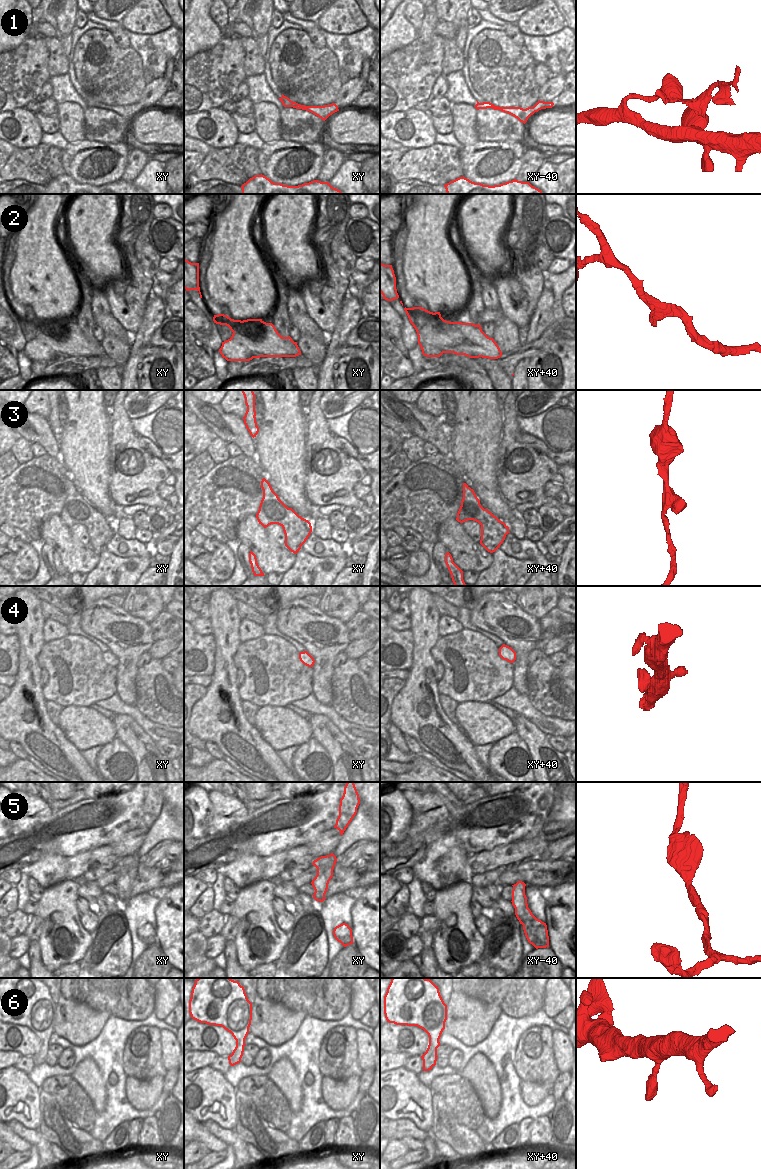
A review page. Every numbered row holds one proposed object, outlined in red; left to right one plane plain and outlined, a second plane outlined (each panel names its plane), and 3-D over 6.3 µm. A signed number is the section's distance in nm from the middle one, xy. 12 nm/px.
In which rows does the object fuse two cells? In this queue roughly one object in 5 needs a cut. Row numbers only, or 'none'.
1

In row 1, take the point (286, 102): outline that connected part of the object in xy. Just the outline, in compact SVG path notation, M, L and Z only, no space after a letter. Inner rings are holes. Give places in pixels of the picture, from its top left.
M282 94L282 97L279 98L279 100L282 102L284 107L293 107L296 109L301 109L300 104L291 101L288 97L284 96L283 94Z

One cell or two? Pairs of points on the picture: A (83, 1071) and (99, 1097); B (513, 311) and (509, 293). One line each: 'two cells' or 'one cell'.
A: one cell
B: one cell

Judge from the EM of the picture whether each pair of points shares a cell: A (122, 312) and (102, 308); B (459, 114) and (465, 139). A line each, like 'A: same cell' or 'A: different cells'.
A: different cells
B: same cell

